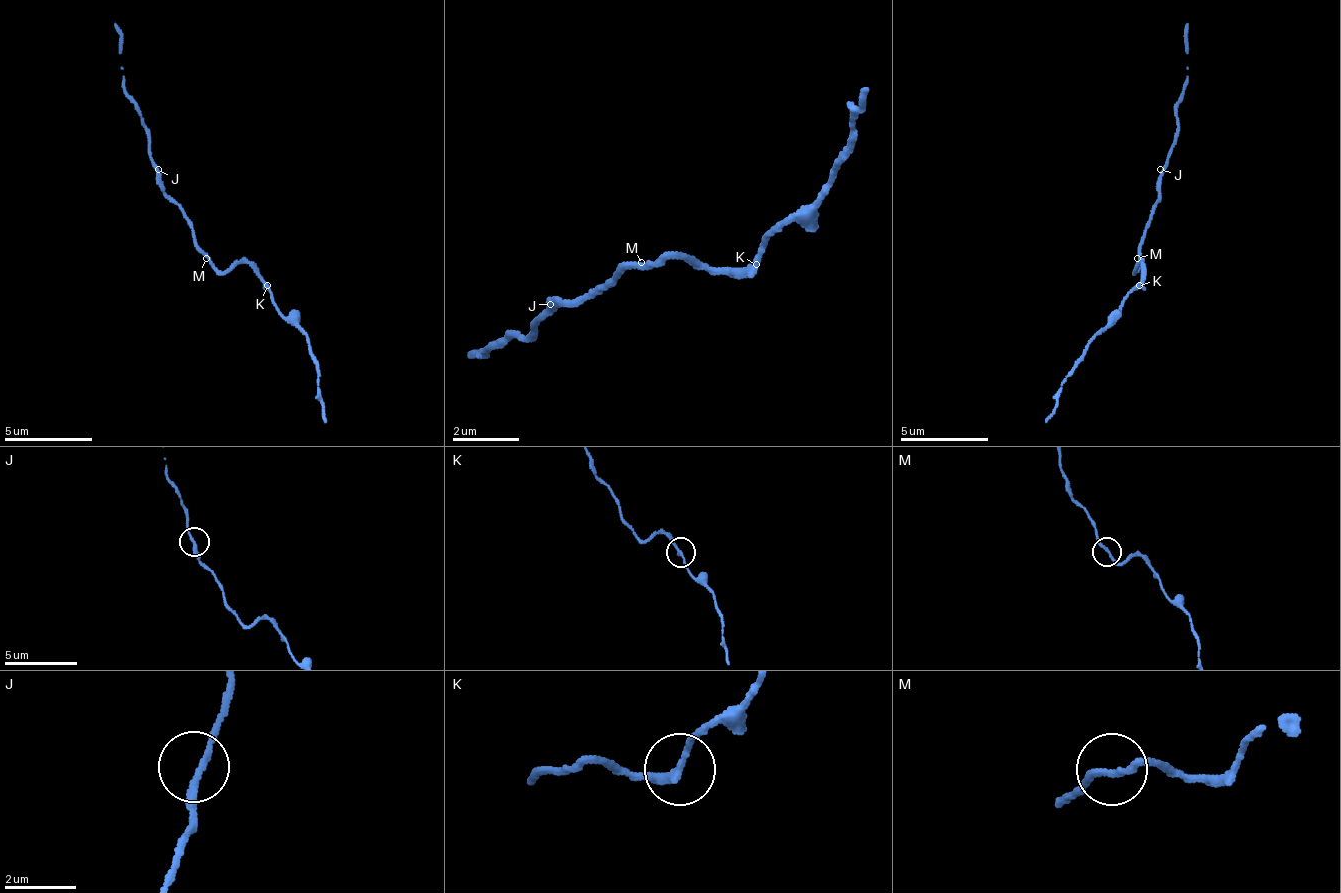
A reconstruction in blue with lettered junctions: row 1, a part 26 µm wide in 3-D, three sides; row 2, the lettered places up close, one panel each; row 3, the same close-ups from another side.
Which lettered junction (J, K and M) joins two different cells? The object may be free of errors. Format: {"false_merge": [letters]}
{"false_merge": ["K"]}

